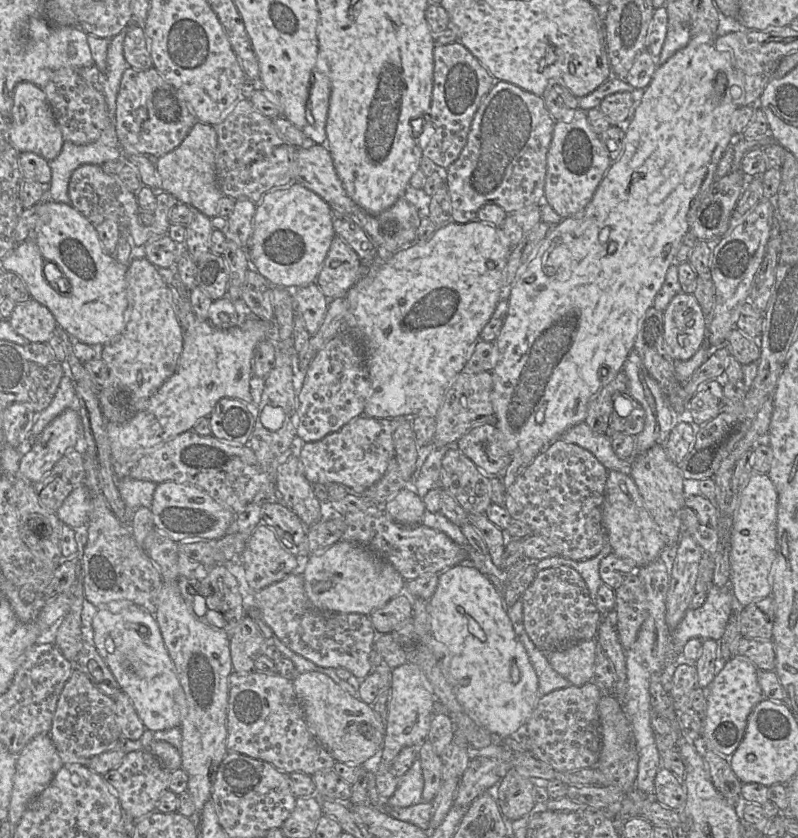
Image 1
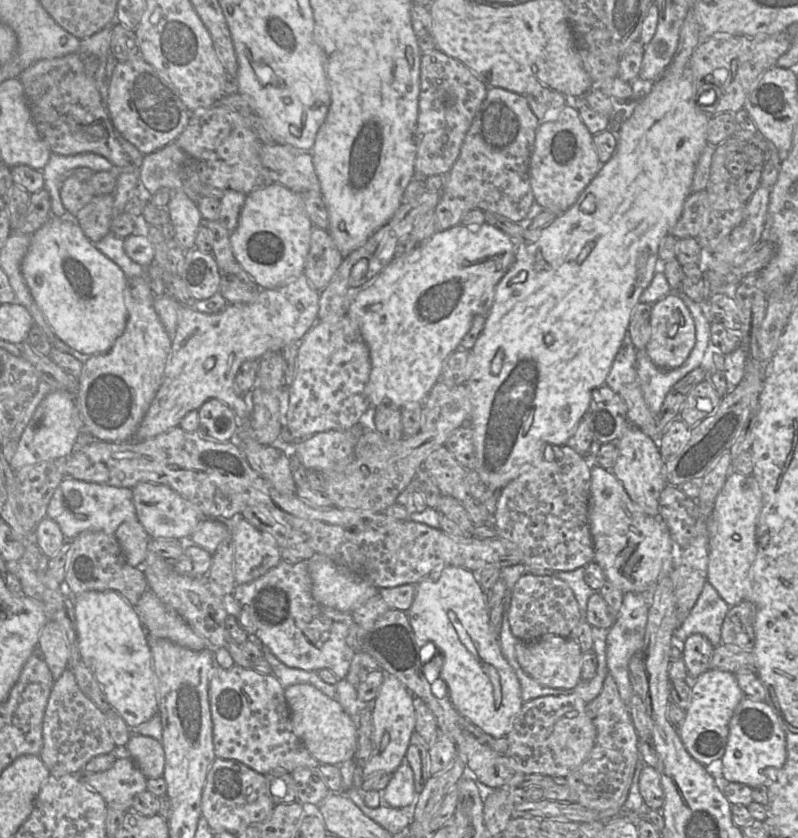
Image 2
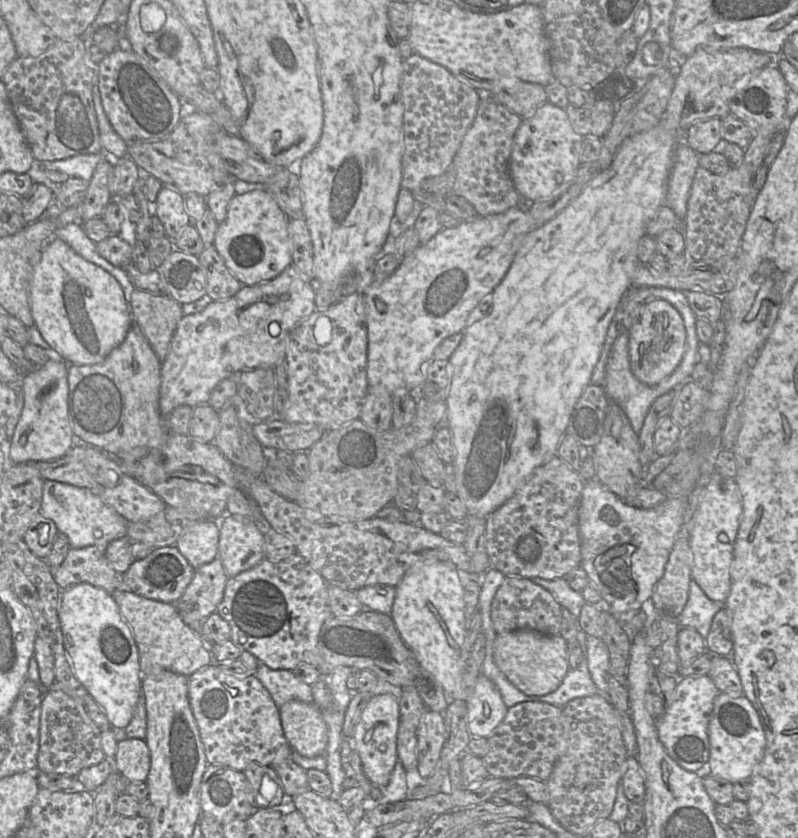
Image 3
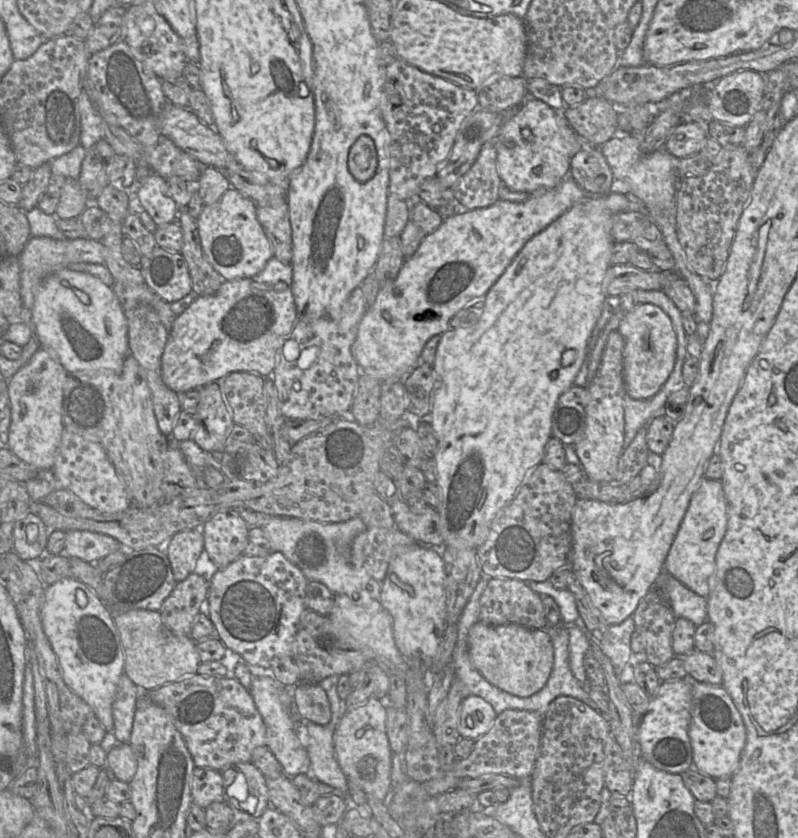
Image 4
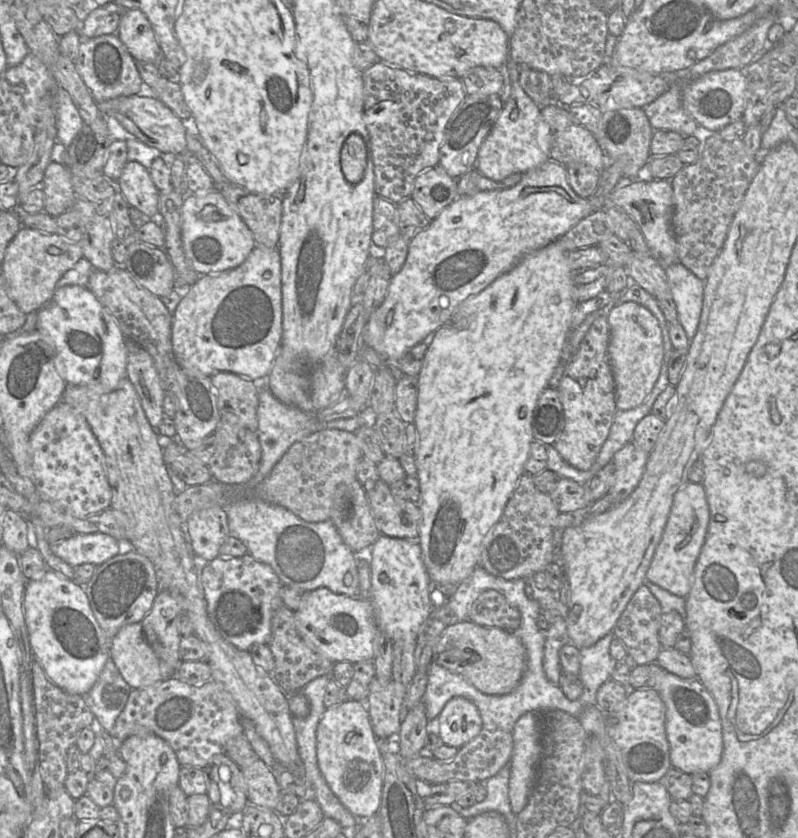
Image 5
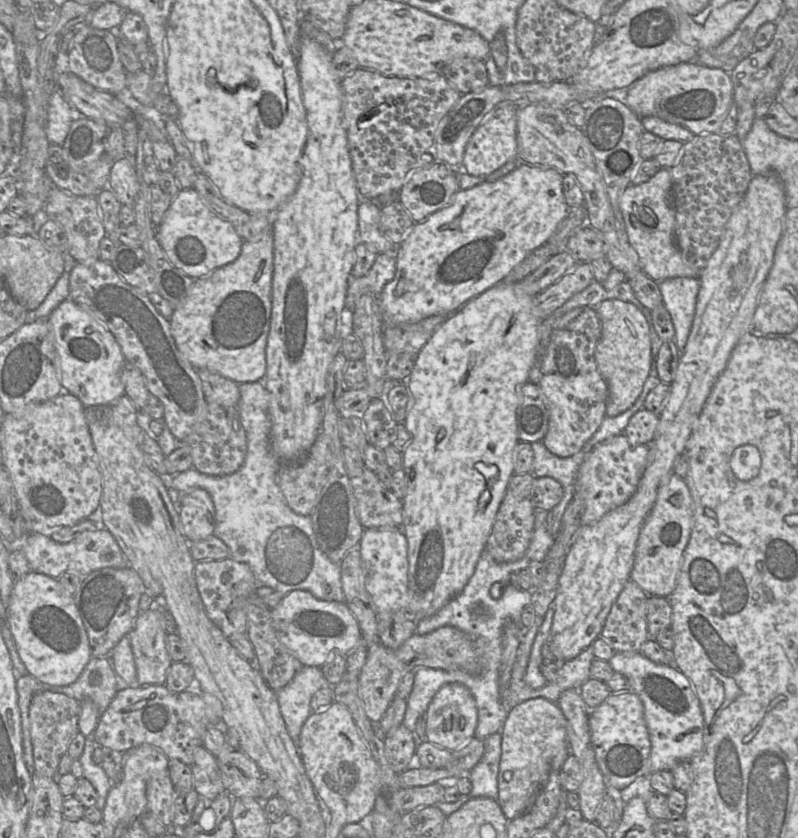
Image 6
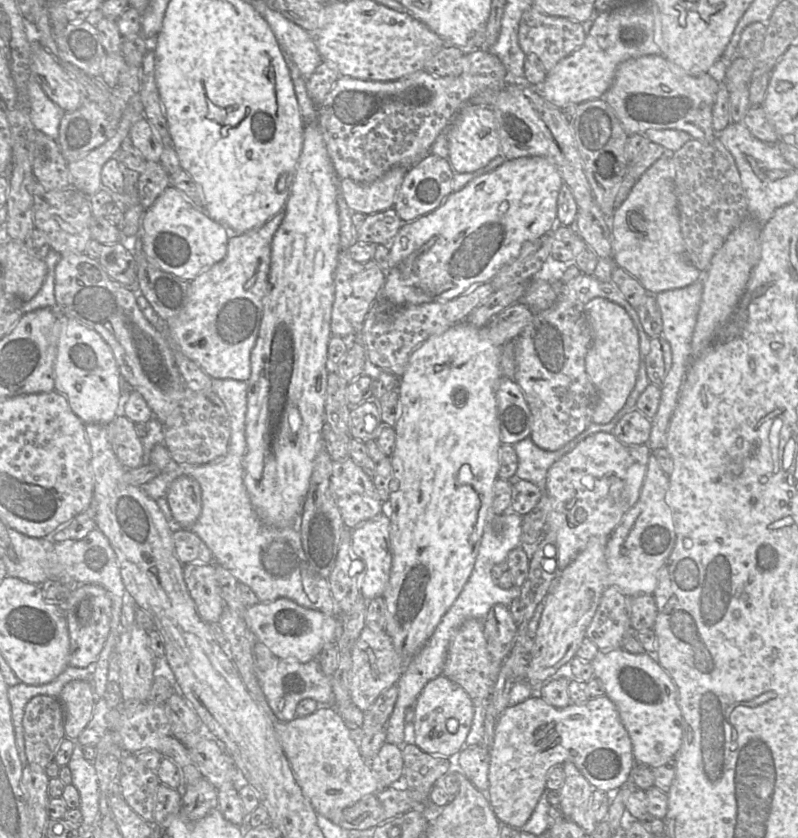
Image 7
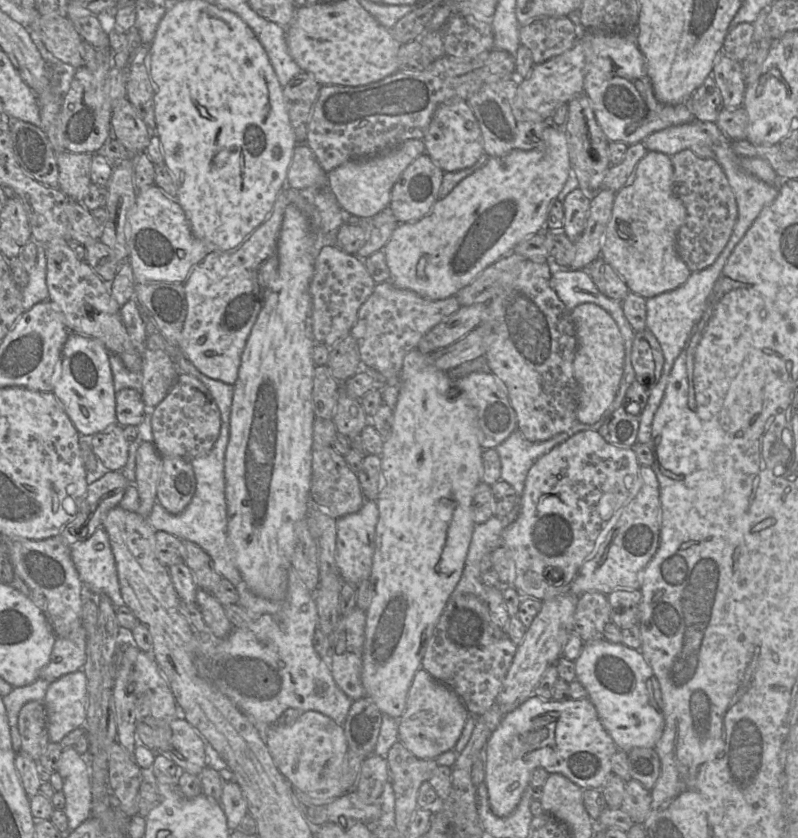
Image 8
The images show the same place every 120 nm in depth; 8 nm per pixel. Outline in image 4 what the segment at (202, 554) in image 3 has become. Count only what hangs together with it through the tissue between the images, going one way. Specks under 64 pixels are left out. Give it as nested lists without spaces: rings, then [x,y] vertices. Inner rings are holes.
[[[203,527],[181,531],[171,538],[169,548],[167,549],[167,556],[177,583],[193,573],[203,550]]]

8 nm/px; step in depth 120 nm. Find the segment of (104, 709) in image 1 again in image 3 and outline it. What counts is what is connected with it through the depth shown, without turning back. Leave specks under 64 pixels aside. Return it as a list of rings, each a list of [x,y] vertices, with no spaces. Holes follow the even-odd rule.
[[[53,685],[41,702],[38,770],[46,774],[76,776],[82,769],[103,761],[101,733],[88,716],[84,701]]]

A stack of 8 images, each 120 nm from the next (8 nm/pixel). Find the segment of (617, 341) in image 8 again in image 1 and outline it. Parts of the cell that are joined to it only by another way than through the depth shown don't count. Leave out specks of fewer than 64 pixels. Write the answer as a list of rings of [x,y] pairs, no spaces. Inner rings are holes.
[[[693,294],[673,297],[664,312],[663,348],[673,361],[685,361],[707,340],[707,318]]]

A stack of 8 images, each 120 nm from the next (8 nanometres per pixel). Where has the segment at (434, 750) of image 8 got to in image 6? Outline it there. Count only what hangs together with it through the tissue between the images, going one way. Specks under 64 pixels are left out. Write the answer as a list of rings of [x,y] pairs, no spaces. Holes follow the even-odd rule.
[[[459,683],[443,685],[432,698],[423,716],[426,741],[452,752],[474,737],[478,721],[476,701],[469,689]]]

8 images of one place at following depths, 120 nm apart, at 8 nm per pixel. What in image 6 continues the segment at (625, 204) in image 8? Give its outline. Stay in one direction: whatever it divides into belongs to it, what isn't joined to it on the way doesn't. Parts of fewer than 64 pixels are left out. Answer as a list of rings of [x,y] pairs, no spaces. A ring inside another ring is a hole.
[[[660,168],[647,182],[627,186],[619,198],[619,207],[629,243],[638,254],[643,273],[656,282],[676,277],[699,278],[700,273],[683,260],[676,242],[676,214],[672,206],[669,168]]]

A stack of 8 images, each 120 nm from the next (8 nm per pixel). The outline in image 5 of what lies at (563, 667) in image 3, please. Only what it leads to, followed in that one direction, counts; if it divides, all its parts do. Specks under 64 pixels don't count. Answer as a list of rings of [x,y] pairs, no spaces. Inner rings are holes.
[[[459,621],[449,625],[439,636],[433,647],[432,662],[463,676],[485,694],[503,695],[519,684],[527,656],[524,645],[513,631]]]

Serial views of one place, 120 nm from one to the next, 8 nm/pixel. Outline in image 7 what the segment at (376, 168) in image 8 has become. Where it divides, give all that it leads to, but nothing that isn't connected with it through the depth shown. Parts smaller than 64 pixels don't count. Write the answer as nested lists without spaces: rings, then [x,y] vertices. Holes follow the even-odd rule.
[[[396,166],[370,183],[359,183],[348,178],[338,182],[341,197],[352,212],[365,215],[392,208],[395,196],[409,168]]]

